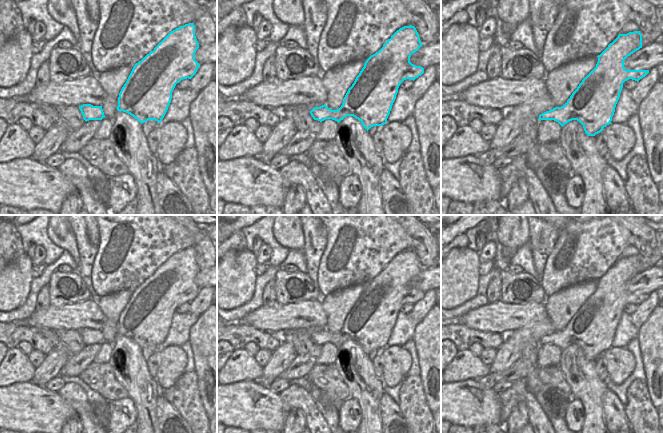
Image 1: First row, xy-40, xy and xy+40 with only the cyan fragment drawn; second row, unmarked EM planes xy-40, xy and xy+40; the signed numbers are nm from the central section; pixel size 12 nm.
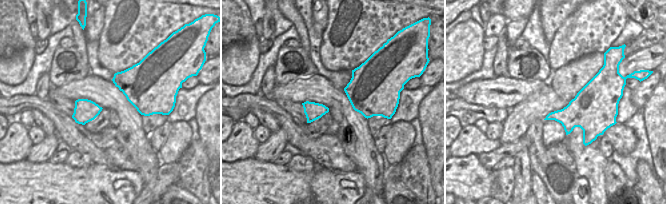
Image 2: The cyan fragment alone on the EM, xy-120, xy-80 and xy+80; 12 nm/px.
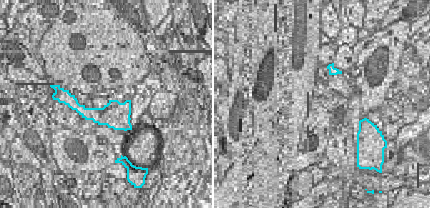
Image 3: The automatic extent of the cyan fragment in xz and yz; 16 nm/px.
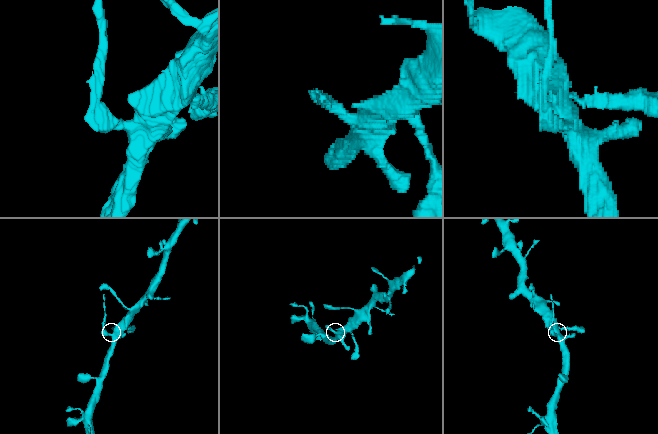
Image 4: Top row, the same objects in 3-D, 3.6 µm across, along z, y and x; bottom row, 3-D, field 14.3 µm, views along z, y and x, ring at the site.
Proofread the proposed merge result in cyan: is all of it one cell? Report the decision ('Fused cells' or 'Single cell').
Single cell.

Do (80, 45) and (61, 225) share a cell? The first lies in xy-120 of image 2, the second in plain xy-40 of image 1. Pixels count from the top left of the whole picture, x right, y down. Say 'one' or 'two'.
one

